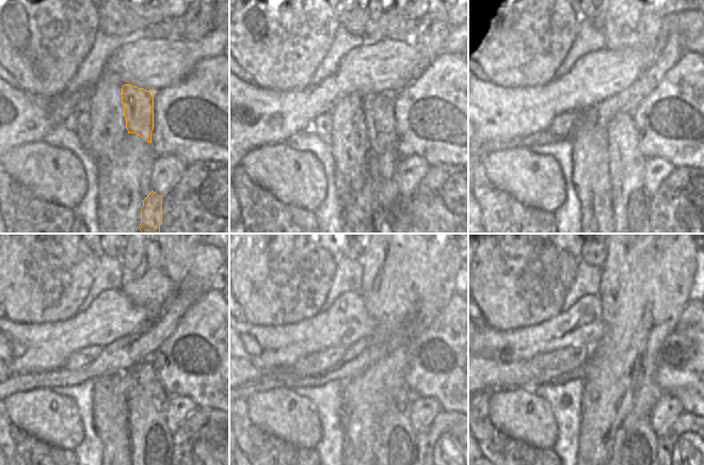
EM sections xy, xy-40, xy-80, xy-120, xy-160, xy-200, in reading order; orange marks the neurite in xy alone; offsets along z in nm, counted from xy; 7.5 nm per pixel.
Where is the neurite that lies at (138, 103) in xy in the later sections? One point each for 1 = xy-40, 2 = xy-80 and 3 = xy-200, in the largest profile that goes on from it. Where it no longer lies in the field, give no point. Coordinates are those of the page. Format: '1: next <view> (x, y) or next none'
1: next xy-40 (389, 205)
2: next xy-80 (630, 199)
3: next xy-200 (639, 449)

